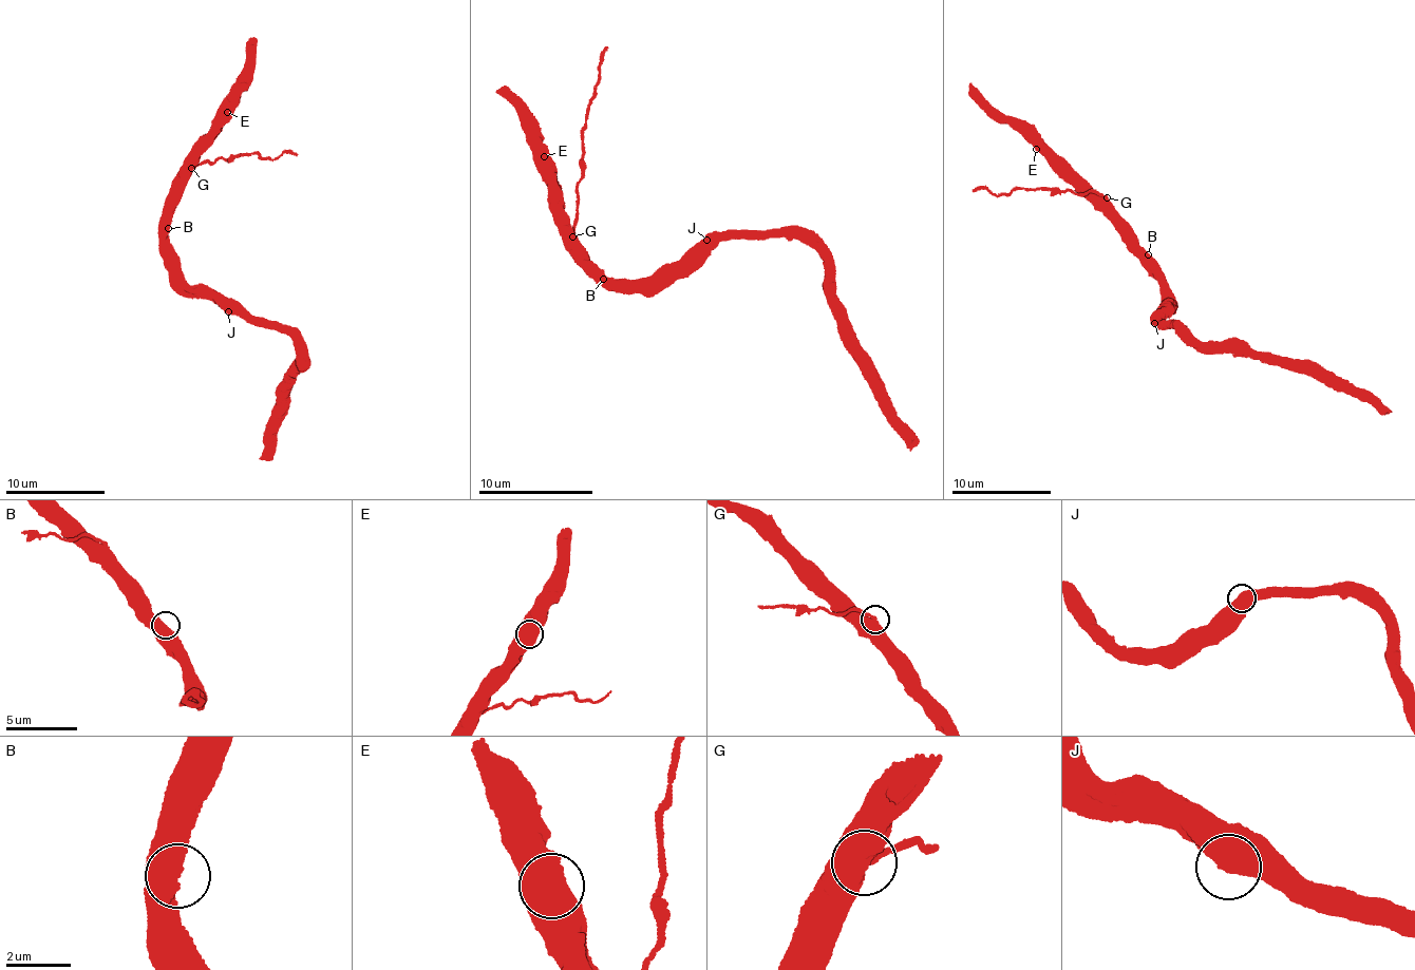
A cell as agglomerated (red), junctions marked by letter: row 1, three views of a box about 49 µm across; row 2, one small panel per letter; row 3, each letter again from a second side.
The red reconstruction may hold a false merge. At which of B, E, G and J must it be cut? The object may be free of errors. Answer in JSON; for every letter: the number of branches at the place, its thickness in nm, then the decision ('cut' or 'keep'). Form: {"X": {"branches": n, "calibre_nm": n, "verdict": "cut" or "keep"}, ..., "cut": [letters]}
{"B": {"branches": 2, "calibre_nm": 500, "verdict": "keep"}, "E": {"branches": 1, "calibre_nm": 700, "verdict": "keep"}, "G": {"branches": 2, "calibre_nm": 460, "verdict": "cut"}, "J": {"branches": 1, "calibre_nm": 700, "verdict": "keep"}, "cut": ["G"]}

